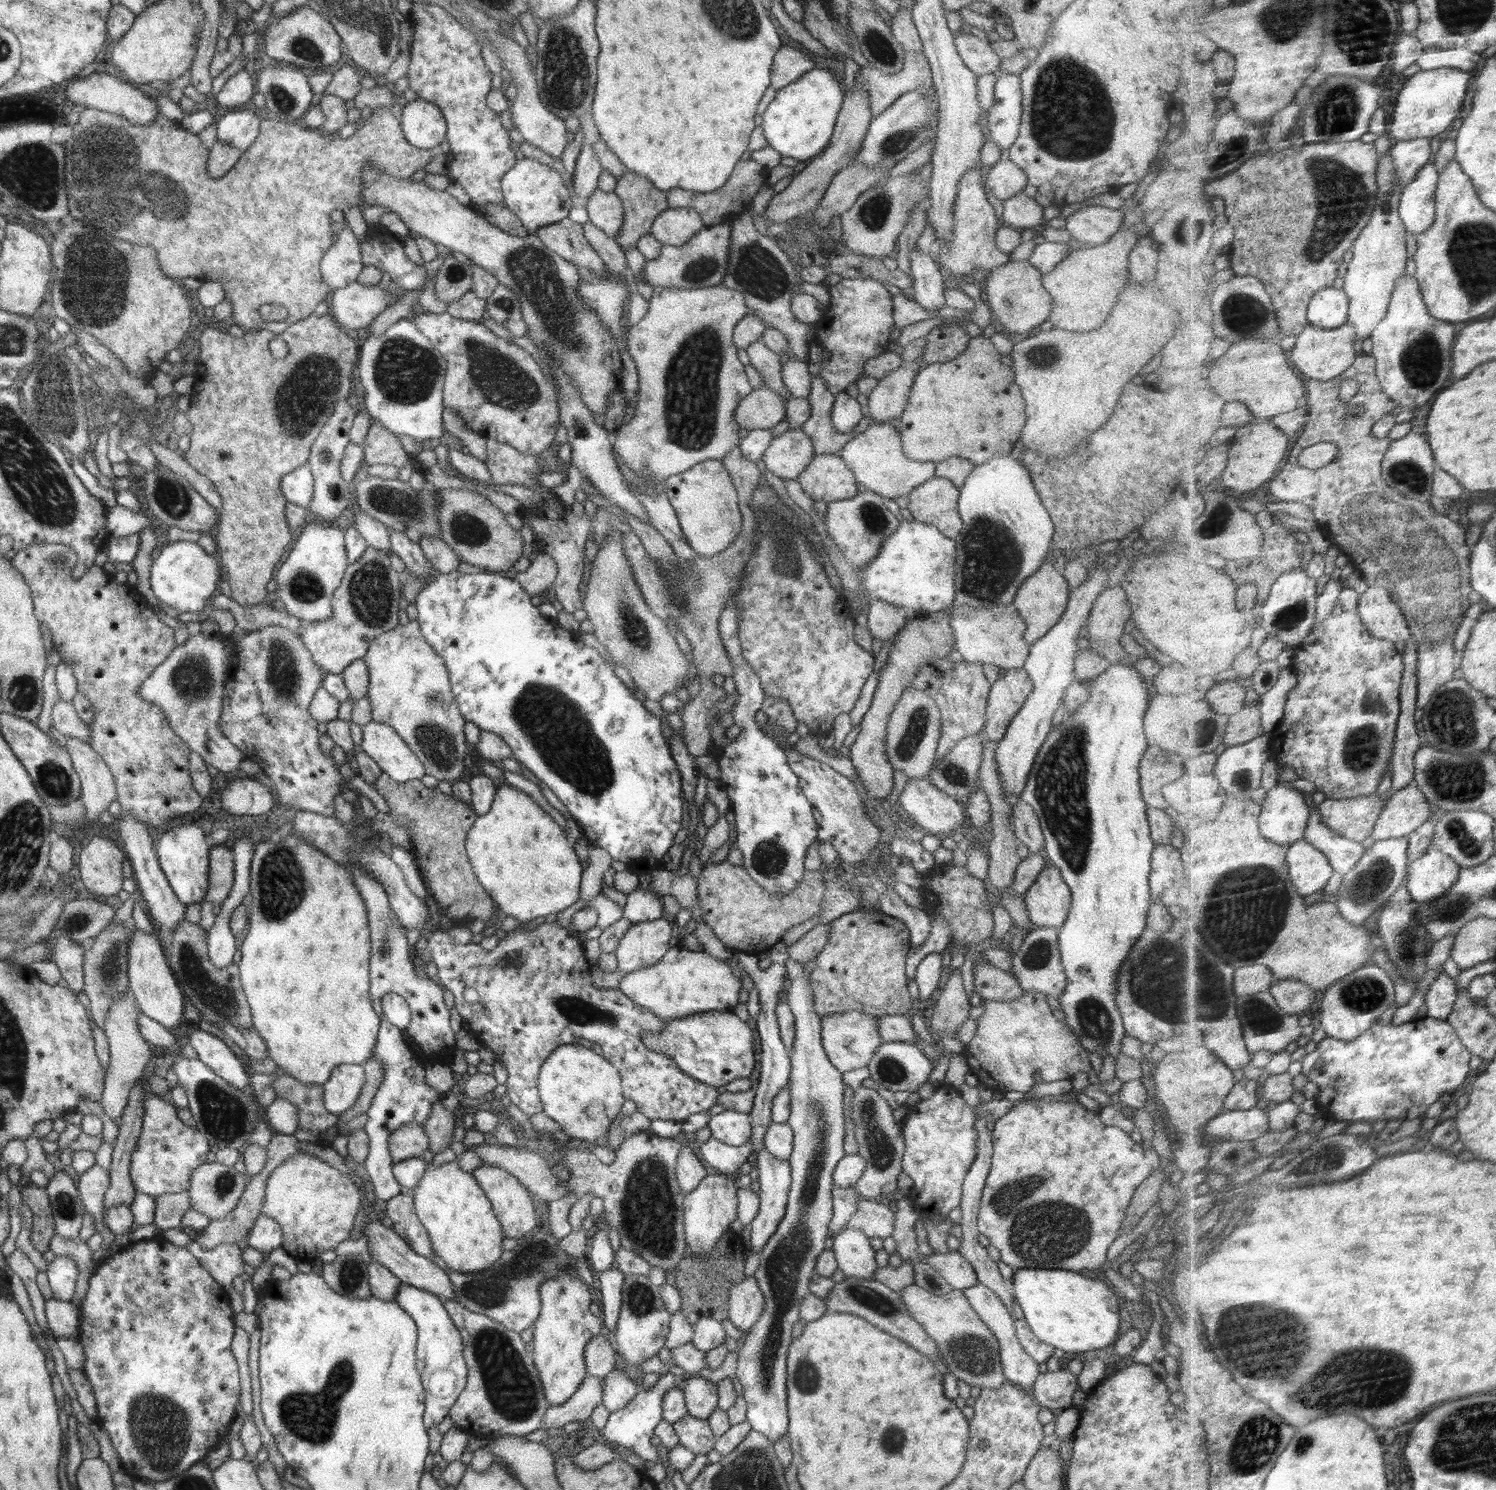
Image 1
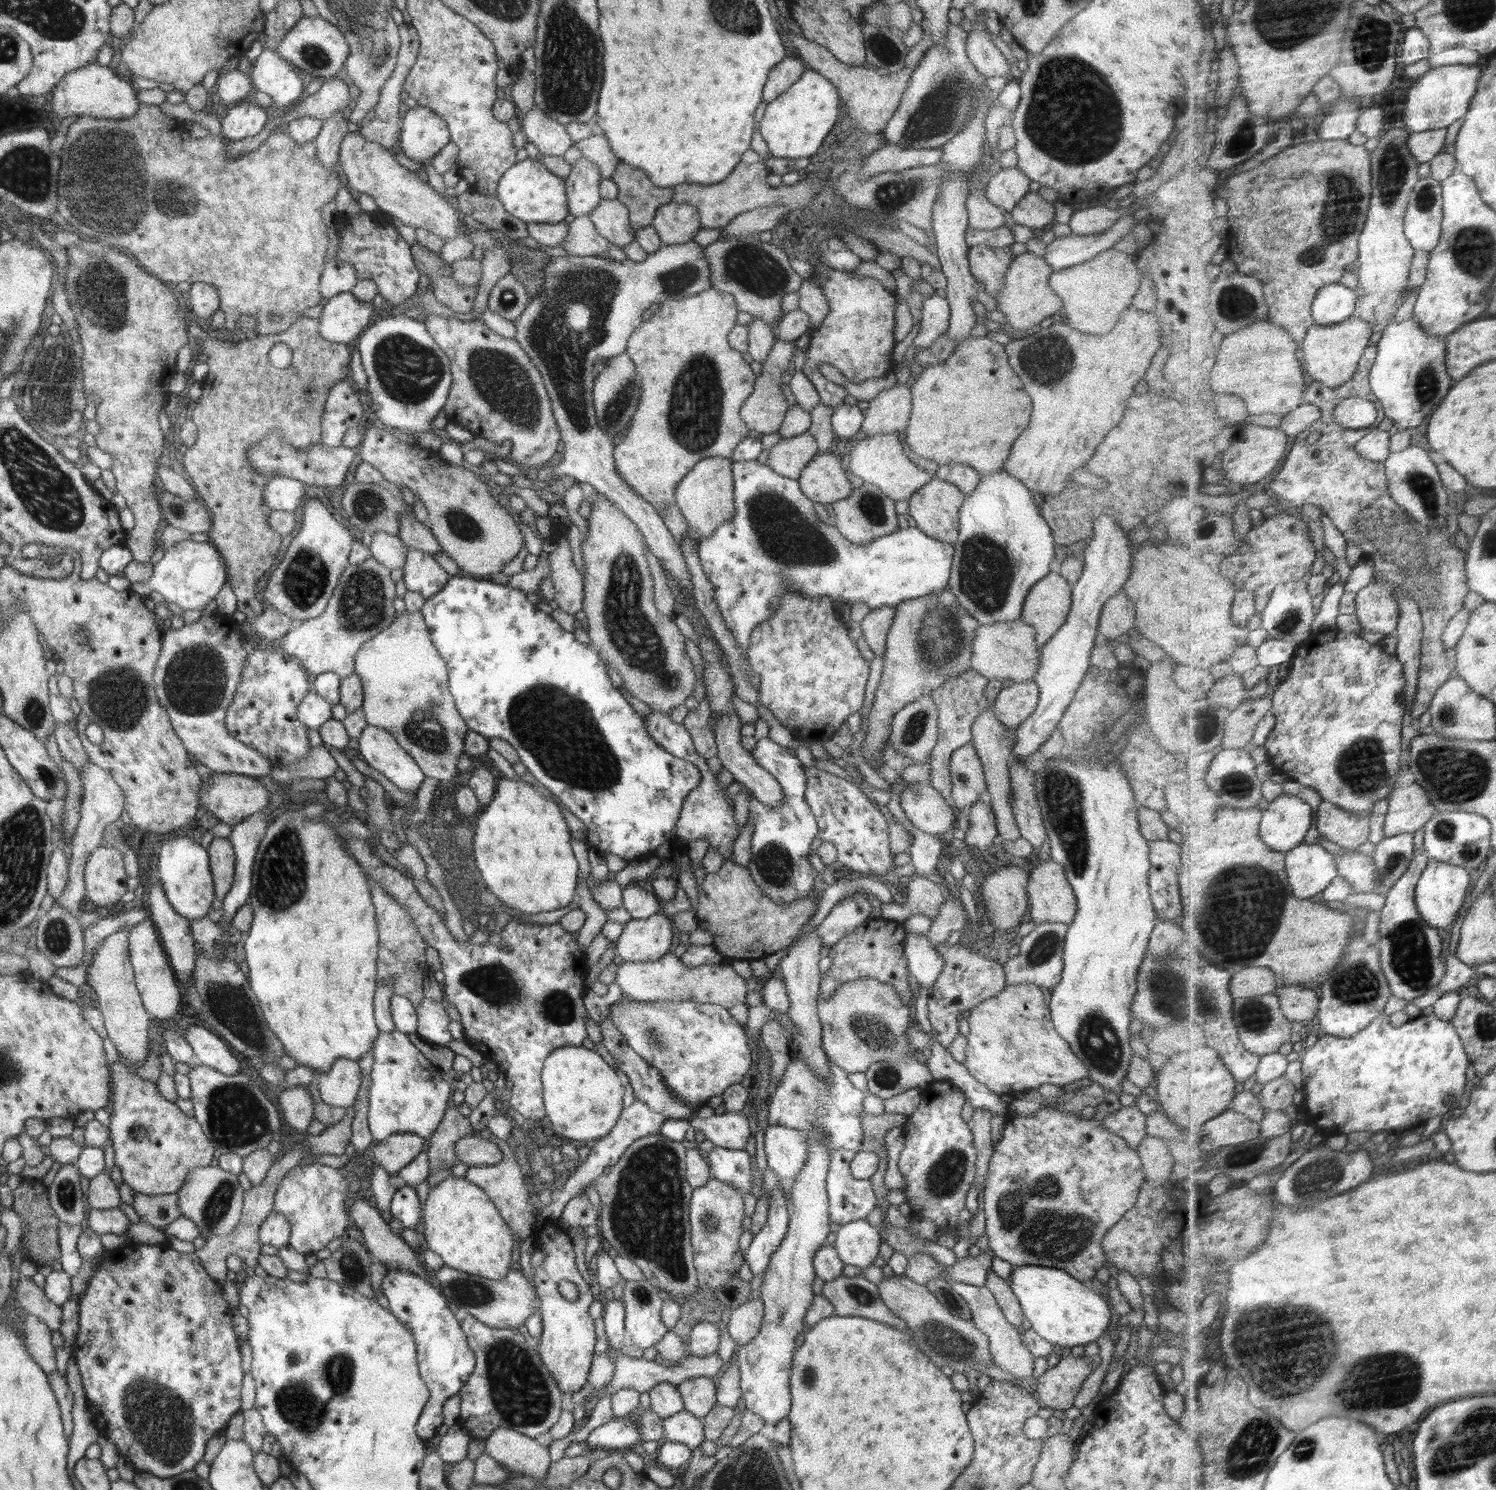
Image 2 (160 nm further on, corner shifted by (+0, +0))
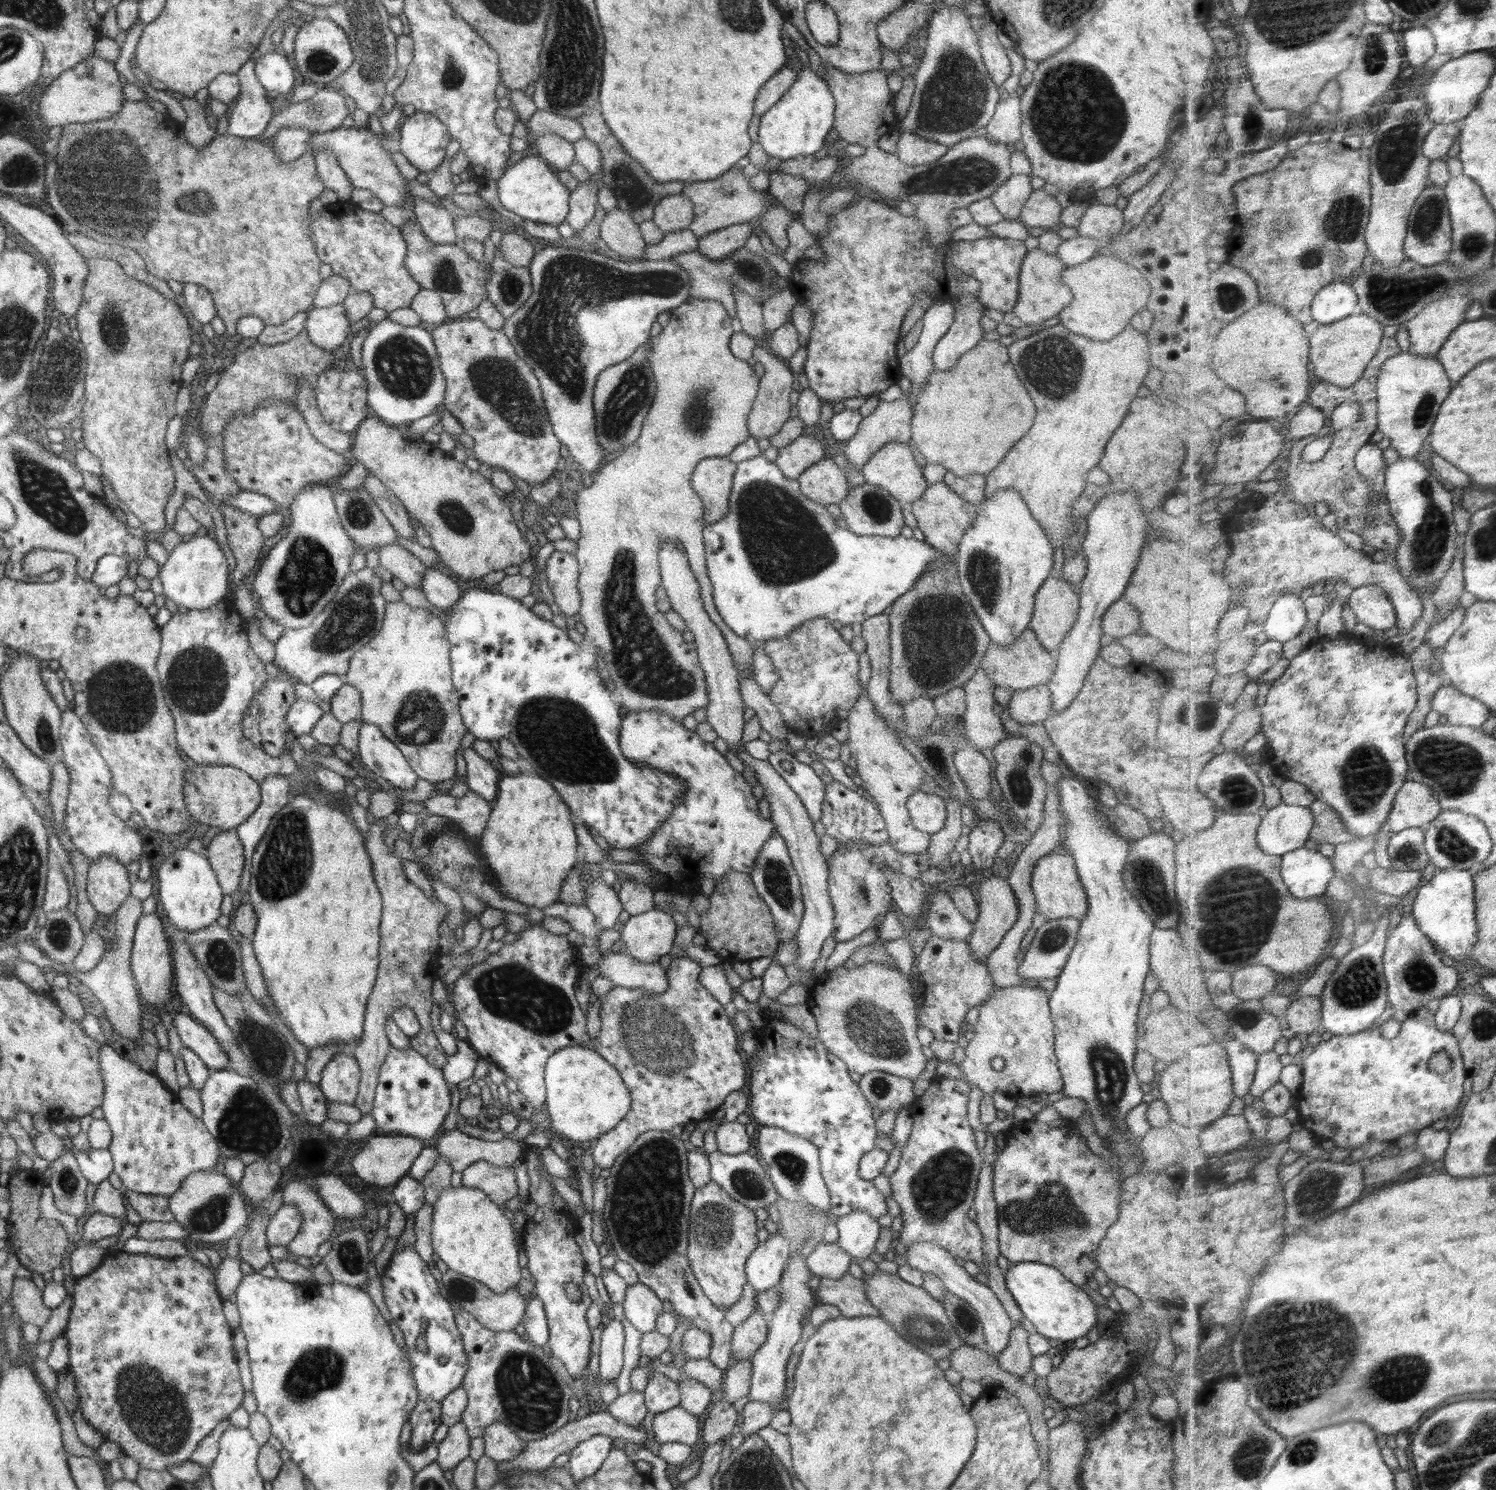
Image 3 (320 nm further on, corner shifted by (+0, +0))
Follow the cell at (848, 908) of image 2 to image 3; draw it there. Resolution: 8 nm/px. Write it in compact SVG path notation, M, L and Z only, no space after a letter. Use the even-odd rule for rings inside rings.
M854 841L847 845L839 844L832 858L825 858L829 869L828 894L834 909L833 938L836 942L847 942L860 936L866 930L879 931L874 923L885 921L893 900L890 896L888 877L882 874L880 867L886 865L894 873L900 873L920 879L922 873L930 868L929 857L923 854L900 854L889 841L872 846L870 843Z

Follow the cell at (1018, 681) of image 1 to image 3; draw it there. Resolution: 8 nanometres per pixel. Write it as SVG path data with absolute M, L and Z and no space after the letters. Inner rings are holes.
M1043 684L1026 690L1015 690L1008 705L1012 720L1019 724L1043 723L1051 714L1053 698L1050 689Z

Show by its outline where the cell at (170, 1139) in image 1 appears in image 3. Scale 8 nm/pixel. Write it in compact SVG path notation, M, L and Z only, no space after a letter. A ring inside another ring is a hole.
M108 1044L100 1047L99 1065L104 1081L100 1108L112 1134L107 1149L113 1158L113 1172L121 1178L124 1189L170 1196L193 1172L219 1169L221 1152L203 1120L178 1102L160 1078L122 1058Z

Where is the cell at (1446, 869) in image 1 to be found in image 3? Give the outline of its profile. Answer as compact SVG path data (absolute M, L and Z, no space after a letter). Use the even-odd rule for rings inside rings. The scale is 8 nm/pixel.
M1470 869L1436 870L1416 892L1412 913L1416 916L1420 929L1454 961L1472 959L1479 941L1475 876L1475 871Z

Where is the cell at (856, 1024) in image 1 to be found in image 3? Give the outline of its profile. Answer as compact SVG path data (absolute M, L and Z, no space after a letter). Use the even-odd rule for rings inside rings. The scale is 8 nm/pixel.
M867 962L848 970L838 965L815 978L815 985L809 992L807 1006L816 1019L819 1039L832 1054L846 1063L849 1072L863 1075L880 1070L909 1078L913 1083L924 1072L927 1059L916 1037L920 1024L916 1020L917 1006L914 1002L913 988L910 979L898 967Z

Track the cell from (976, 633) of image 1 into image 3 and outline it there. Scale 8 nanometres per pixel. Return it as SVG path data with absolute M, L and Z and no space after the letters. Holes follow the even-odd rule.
M1028 628L1016 639L1016 642L1008 646L999 646L995 642L990 642L980 667L986 671L996 686L1008 686L1012 690L1026 690L1039 684L1046 685L1051 680L1056 665L1056 659L1048 654L1040 644L1036 633Z

